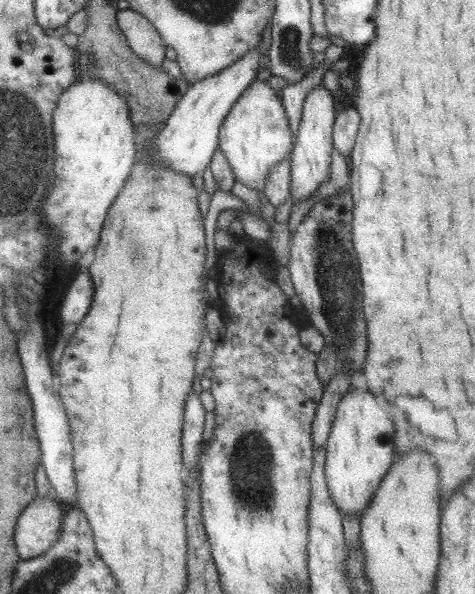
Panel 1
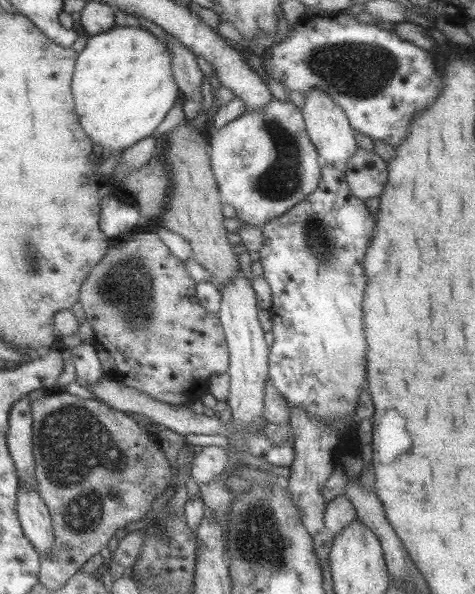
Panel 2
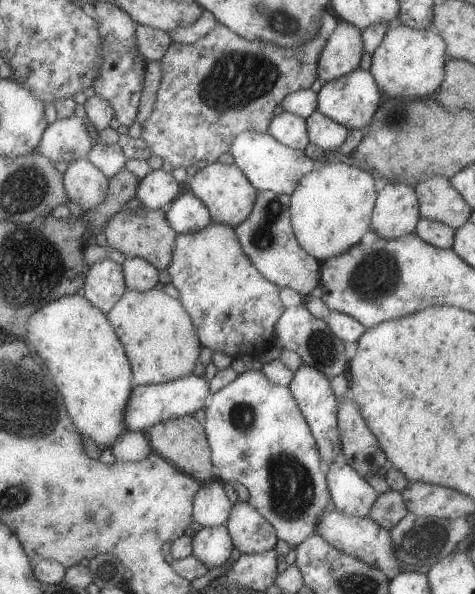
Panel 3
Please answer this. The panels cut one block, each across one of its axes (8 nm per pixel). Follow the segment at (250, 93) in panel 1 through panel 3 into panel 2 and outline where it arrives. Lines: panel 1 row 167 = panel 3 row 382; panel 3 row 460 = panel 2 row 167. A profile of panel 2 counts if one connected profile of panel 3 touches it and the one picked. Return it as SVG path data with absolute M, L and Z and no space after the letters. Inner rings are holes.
M273 98L259 110L250 110L207 135L208 156L221 202L230 204L242 225L247 223L260 227L274 219L296 202L301 202L319 184L320 170L315 146L309 140L302 110L291 101L277 101Z

